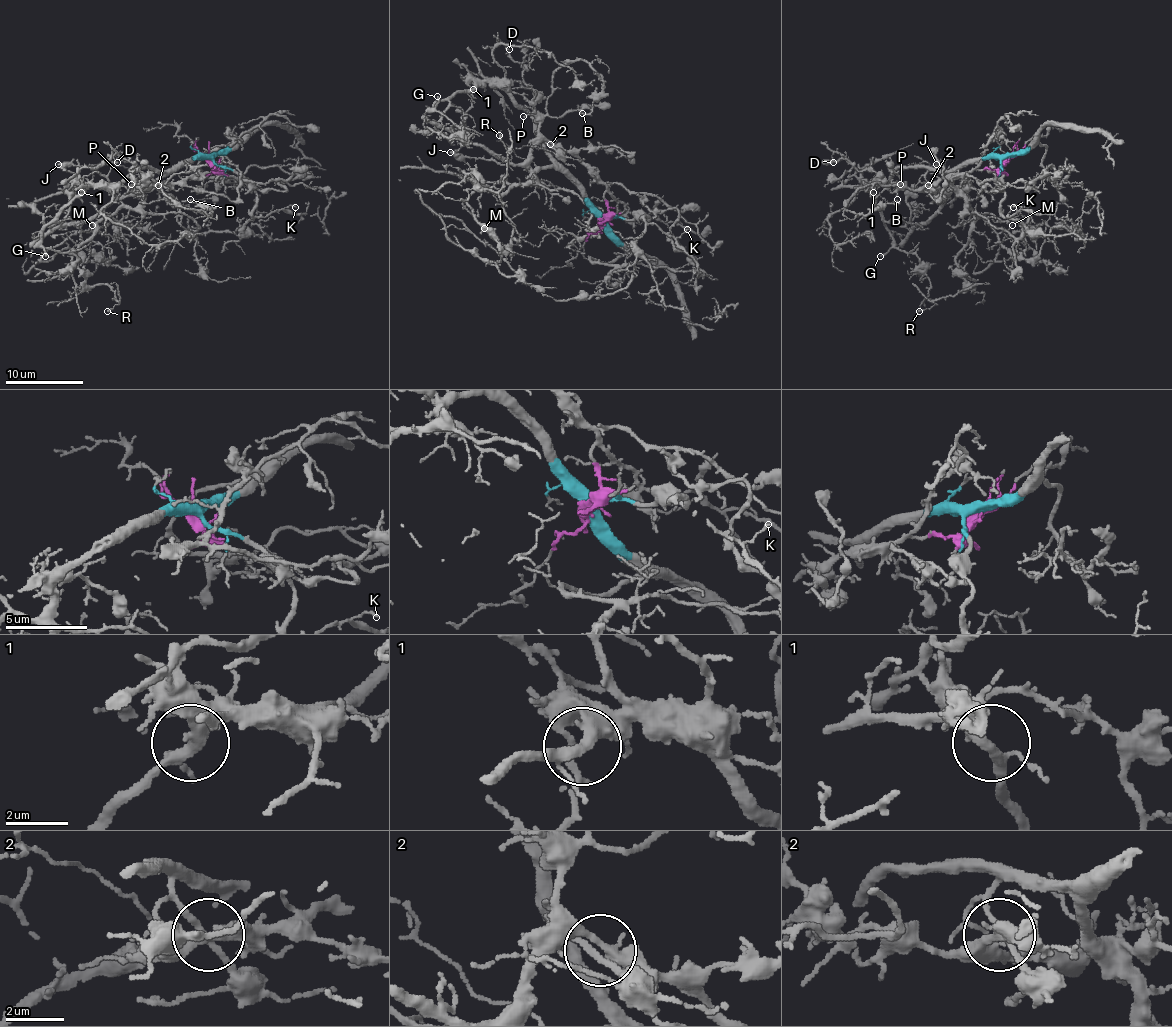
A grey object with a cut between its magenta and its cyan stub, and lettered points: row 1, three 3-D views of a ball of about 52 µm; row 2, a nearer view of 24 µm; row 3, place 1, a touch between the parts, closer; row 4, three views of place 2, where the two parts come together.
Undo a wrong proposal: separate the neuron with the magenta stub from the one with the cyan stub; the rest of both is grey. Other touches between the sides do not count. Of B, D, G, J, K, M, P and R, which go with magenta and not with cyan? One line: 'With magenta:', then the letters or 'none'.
With magenta: B, D, J, P

